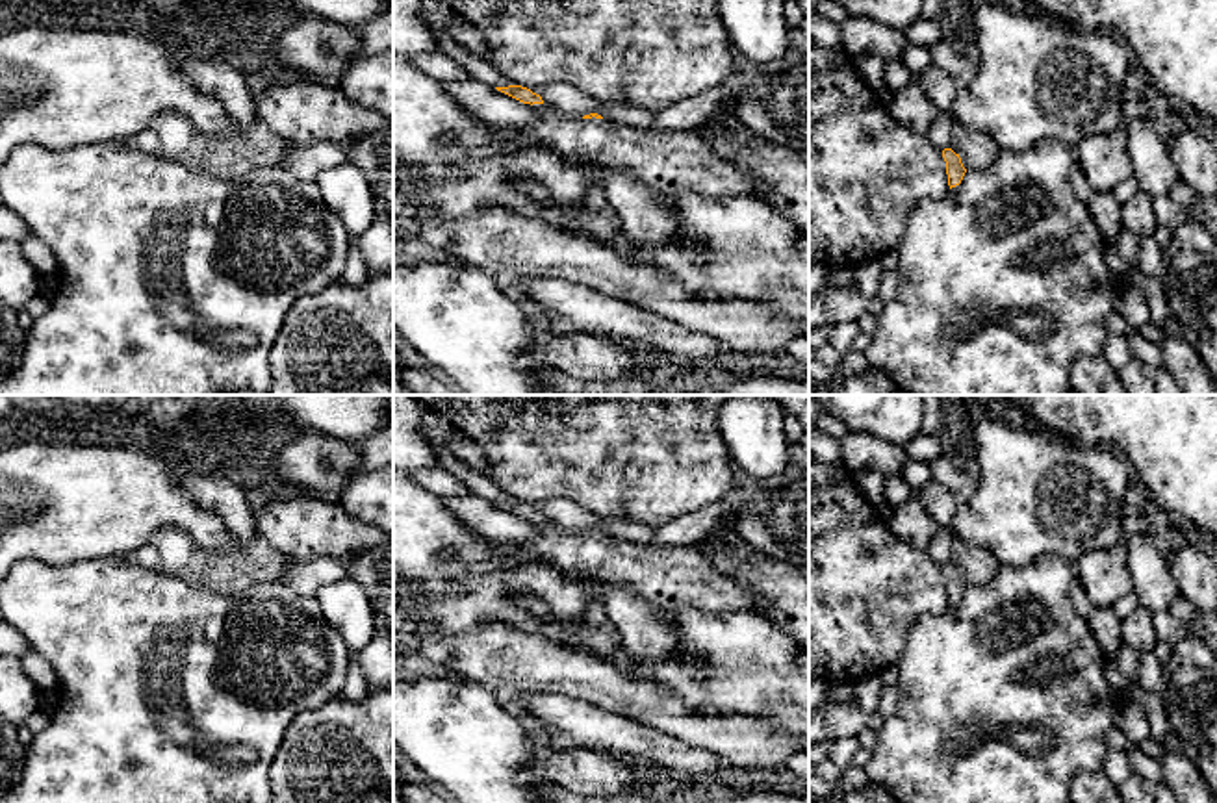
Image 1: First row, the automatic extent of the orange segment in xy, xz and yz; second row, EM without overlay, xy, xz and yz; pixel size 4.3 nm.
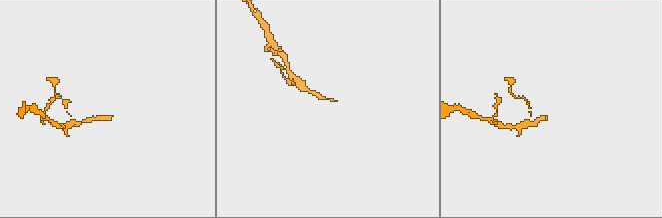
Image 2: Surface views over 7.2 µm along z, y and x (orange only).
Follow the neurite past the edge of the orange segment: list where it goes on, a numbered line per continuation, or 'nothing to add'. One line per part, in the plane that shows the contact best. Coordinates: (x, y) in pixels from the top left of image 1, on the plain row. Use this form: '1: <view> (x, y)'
1: yz (976, 564)

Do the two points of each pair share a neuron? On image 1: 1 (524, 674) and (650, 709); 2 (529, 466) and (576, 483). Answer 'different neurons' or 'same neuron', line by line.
1: same neuron
2: same neuron

